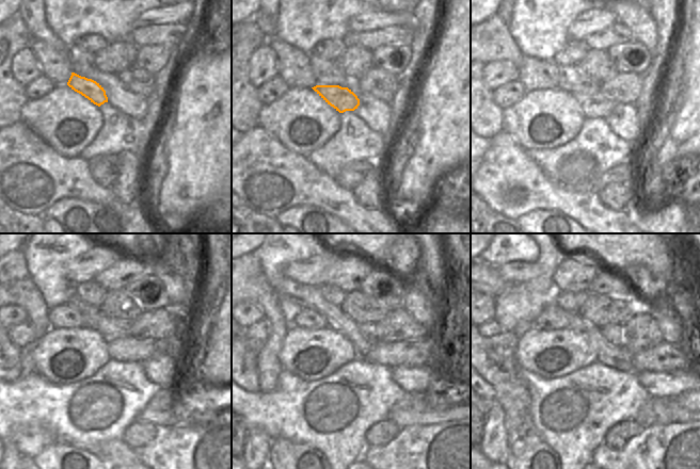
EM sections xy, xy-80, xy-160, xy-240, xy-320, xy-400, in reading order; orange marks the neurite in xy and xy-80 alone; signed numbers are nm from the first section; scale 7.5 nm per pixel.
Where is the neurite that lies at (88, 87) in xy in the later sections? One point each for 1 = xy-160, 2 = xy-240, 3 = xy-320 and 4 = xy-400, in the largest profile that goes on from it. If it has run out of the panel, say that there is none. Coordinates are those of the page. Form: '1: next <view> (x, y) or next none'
1: next xy-160 (593, 106)
2: next xy-240 (129, 349)
3: next xy-320 (420, 352)
4: next xy-400 (664, 357)

